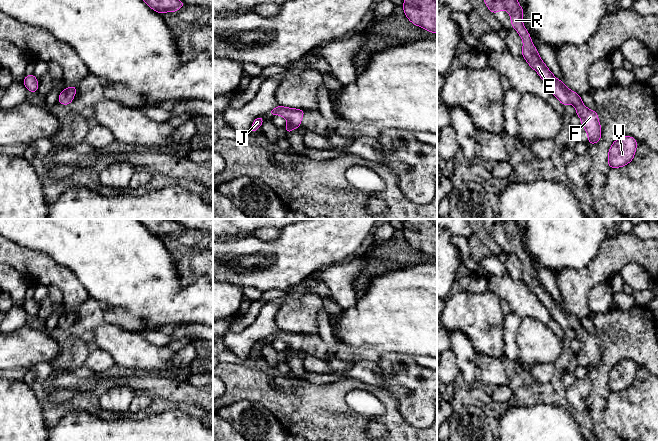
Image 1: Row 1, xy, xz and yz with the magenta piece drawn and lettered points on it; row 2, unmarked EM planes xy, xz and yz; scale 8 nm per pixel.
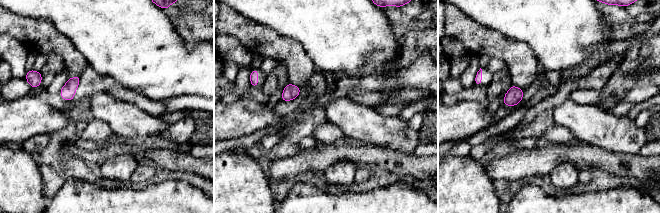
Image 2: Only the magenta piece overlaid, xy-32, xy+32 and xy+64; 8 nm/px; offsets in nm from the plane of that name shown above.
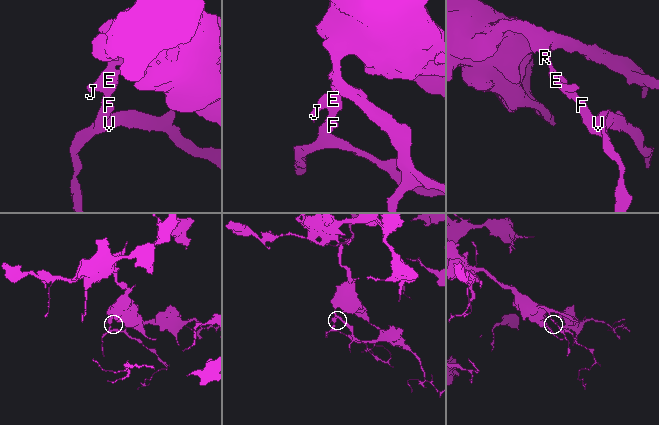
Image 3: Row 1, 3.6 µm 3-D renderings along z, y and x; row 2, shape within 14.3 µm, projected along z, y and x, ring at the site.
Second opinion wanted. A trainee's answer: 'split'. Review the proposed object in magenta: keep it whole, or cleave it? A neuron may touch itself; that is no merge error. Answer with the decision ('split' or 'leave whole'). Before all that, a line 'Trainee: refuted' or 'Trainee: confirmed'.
Trainee: refuted
leave whole

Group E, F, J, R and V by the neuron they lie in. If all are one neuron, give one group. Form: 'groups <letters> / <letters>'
groups E F J R V

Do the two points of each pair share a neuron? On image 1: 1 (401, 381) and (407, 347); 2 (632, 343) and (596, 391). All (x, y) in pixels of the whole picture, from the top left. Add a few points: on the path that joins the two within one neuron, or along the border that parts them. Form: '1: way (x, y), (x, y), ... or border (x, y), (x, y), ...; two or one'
1: border (382, 355), (403, 354), (410, 358); two
2: way (619, 352), (605, 366), (599, 378); one

